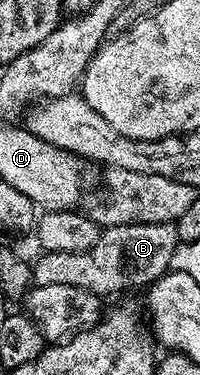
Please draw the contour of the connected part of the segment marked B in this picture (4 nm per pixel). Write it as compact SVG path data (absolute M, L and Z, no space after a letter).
M176 223L116 224L104 229L101 241L89 252L47 252L31 264L31 280L36 286L79 286L97 296L108 298L112 292L136 284L154 284L170 271L172 255L179 245Z

